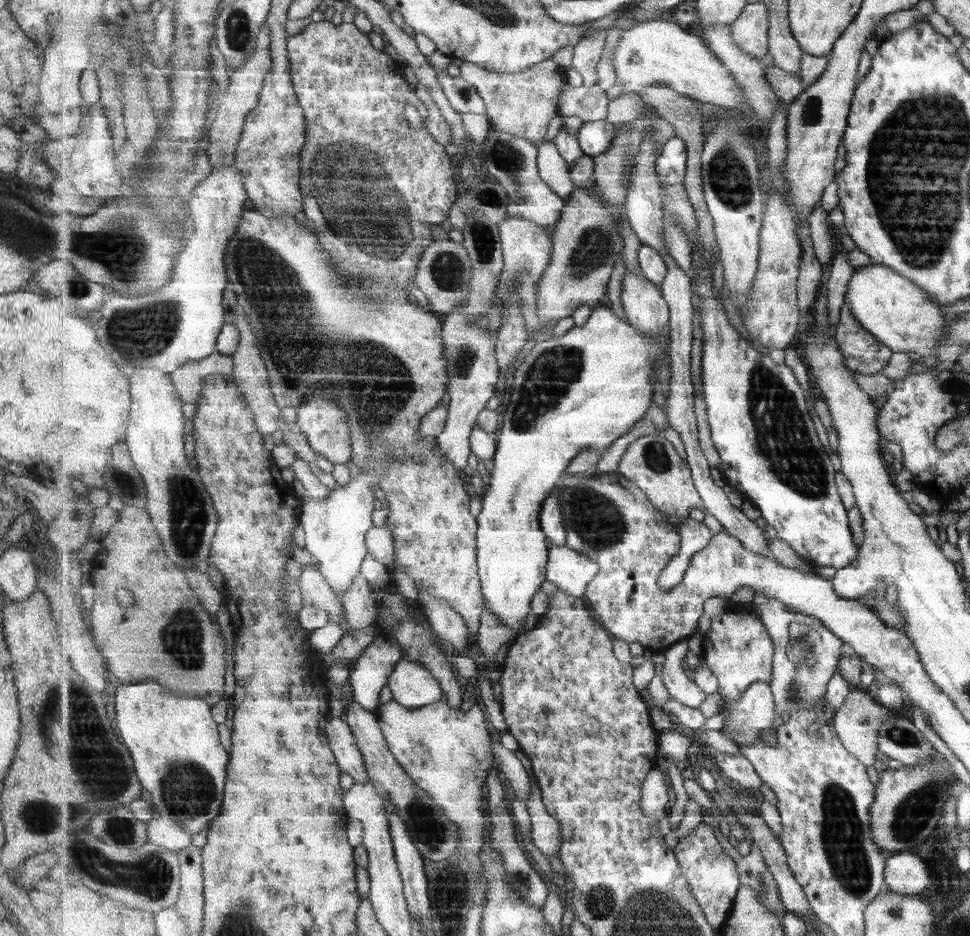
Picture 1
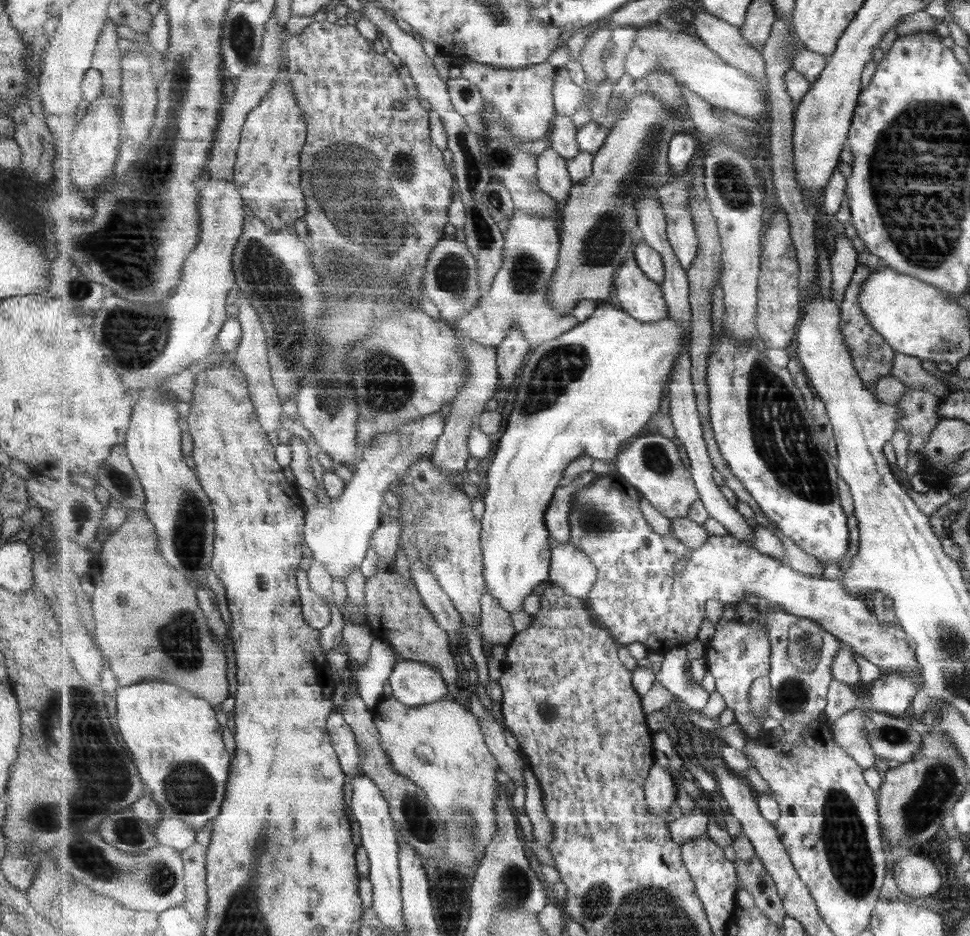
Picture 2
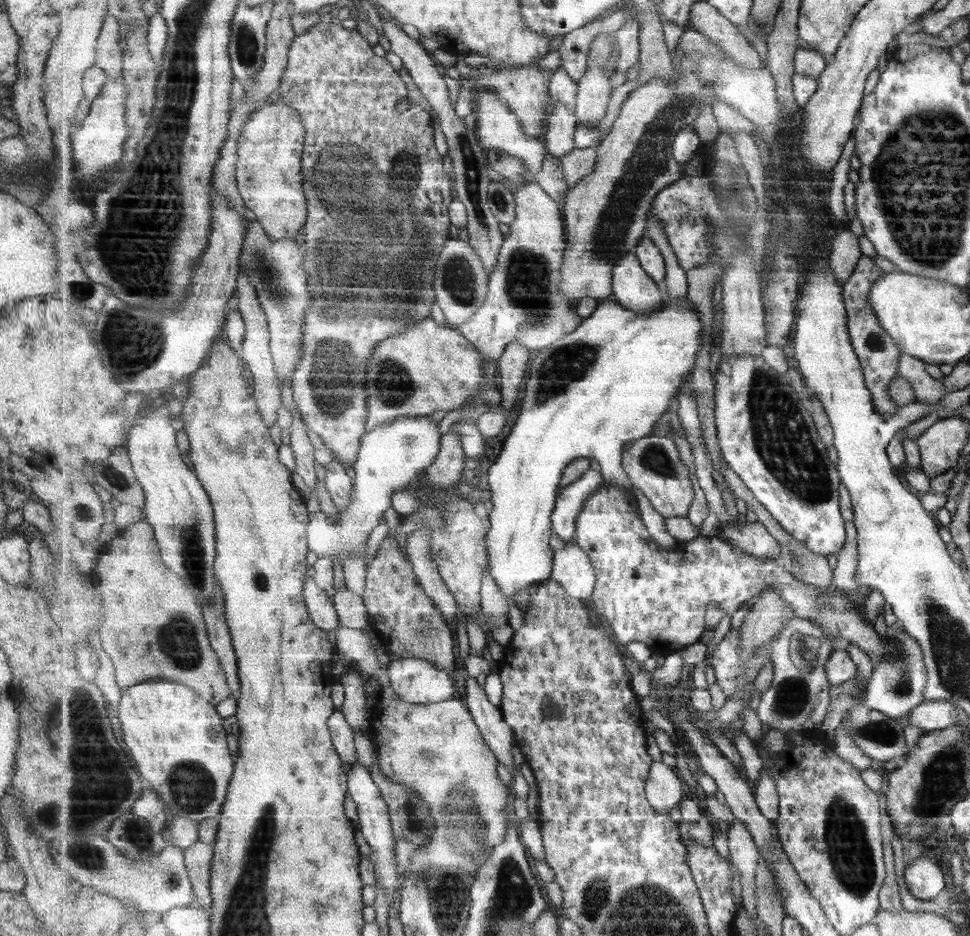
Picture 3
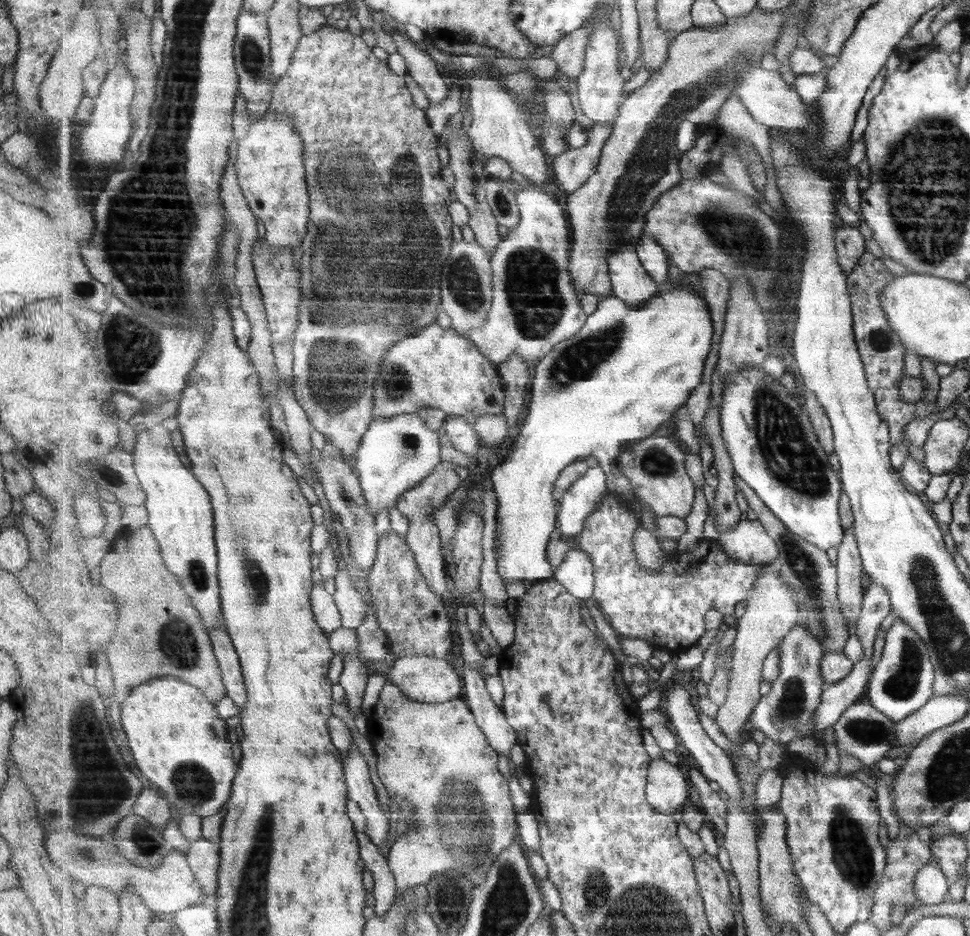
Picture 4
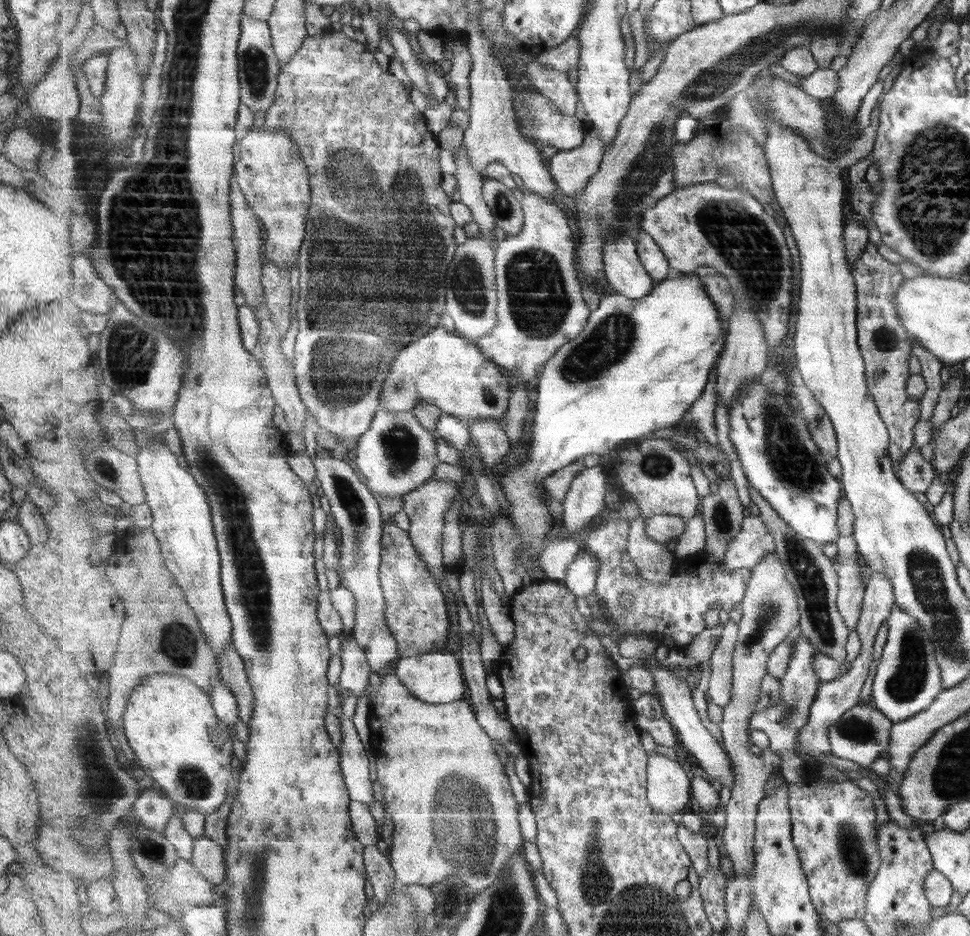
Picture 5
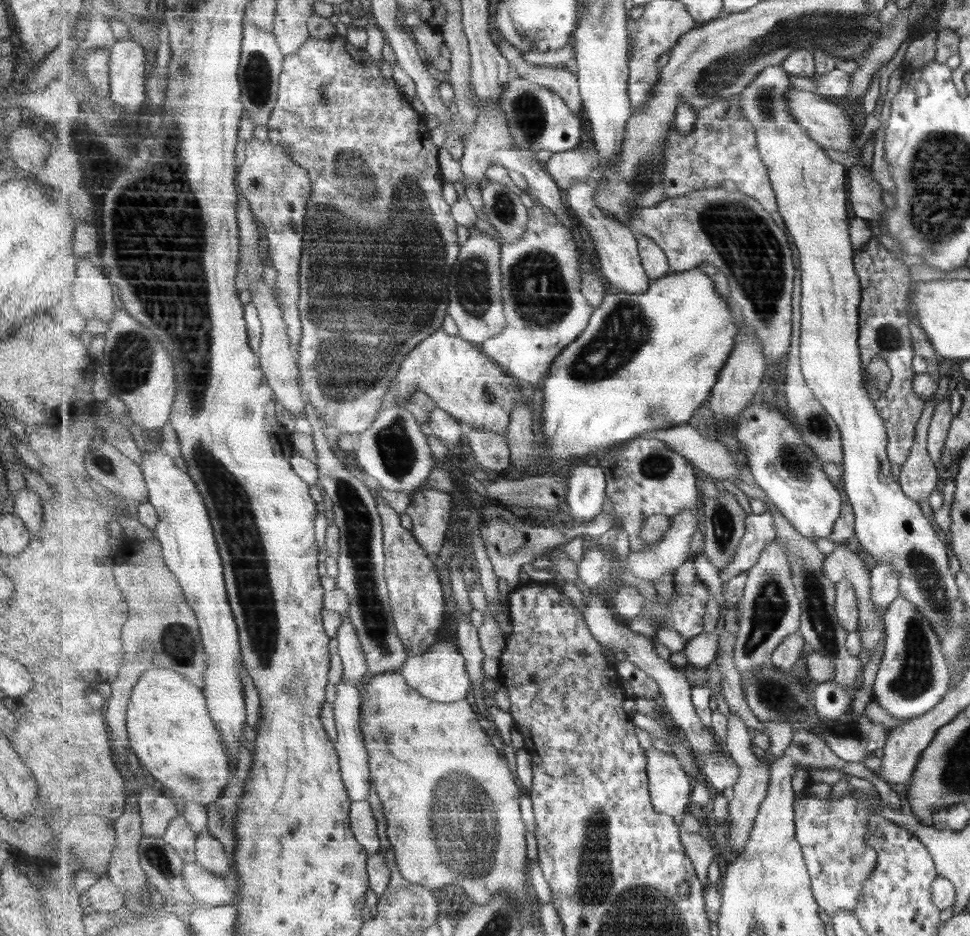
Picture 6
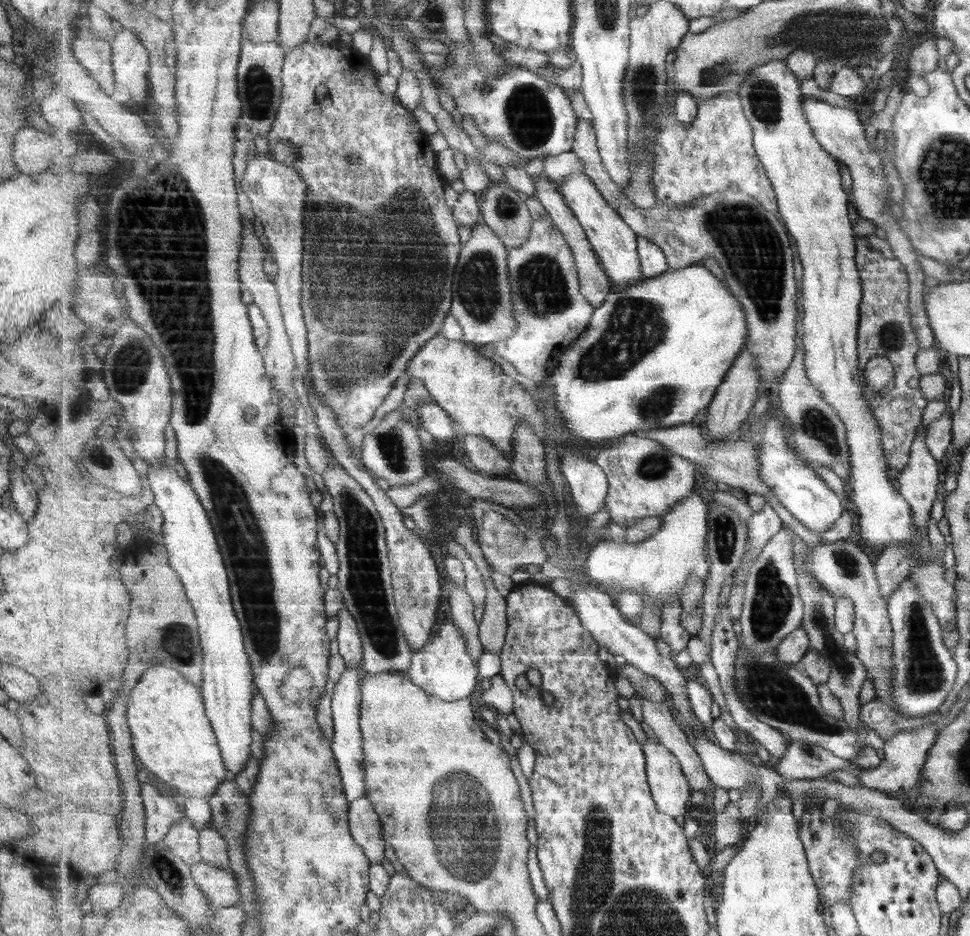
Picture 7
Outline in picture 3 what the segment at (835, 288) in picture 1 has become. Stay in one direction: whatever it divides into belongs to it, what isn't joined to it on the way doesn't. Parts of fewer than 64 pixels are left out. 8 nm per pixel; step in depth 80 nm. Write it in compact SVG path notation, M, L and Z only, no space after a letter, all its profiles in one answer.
M845 226L843 231L832 240L830 252L830 264L842 287L845 286L846 280L861 255L857 238Z

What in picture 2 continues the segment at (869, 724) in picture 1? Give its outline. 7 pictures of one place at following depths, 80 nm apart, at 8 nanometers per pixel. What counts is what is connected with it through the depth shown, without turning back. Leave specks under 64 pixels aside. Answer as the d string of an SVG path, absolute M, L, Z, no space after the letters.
M851 708L832 725L832 731L837 743L860 768L872 768L875 756L866 739L866 732L862 729L864 718L871 710L867 708Z

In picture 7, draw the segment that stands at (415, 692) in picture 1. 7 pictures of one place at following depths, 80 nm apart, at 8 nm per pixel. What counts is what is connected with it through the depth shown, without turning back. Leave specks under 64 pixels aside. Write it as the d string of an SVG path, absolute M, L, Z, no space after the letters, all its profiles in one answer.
M445 620L437 628L437 636L431 636L429 644L423 650L413 654L411 669L407 676L415 685L425 689L429 696L437 696L445 702L455 702L473 698L473 692L477 688L479 668L475 660L469 656L468 648L465 646L462 628L455 621Z

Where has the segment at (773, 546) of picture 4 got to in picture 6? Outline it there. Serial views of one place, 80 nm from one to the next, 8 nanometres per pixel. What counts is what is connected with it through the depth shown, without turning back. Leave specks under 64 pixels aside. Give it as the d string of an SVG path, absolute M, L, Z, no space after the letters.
M772 512L751 513L746 518L746 533L739 545L733 562L721 570L721 580L739 576L757 564L763 549L777 538L775 519Z

